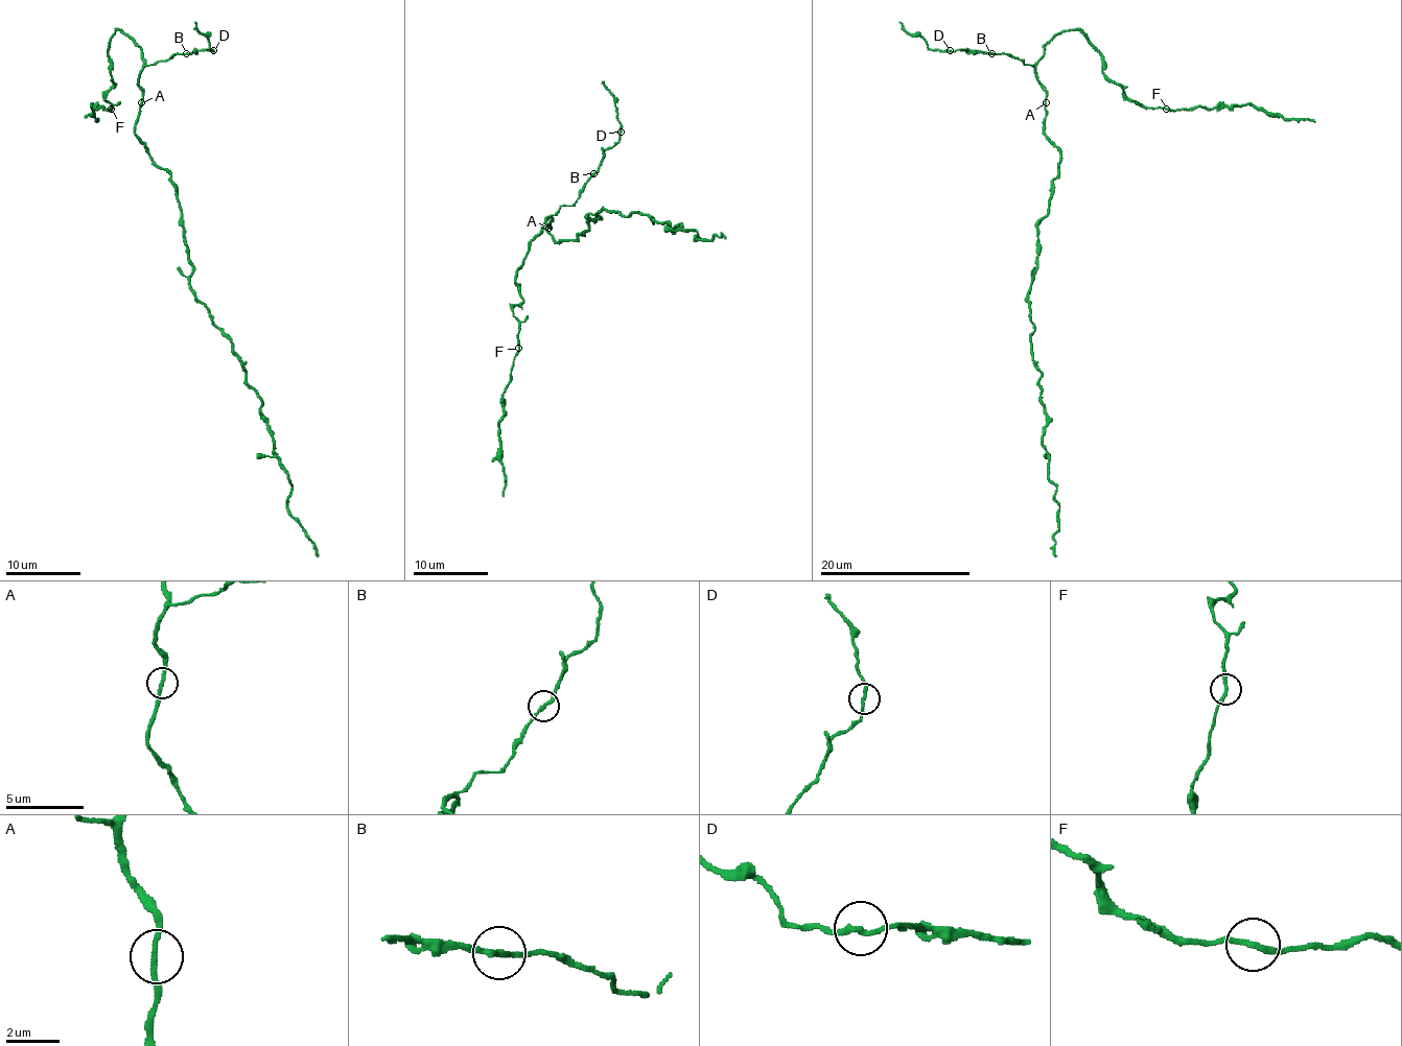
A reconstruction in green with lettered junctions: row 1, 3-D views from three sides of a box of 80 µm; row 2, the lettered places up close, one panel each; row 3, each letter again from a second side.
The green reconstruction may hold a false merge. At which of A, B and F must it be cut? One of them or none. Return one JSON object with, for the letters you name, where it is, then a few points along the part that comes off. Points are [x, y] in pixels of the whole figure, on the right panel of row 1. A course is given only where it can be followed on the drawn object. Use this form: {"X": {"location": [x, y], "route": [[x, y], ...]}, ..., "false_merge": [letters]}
{"false_merge": []}

